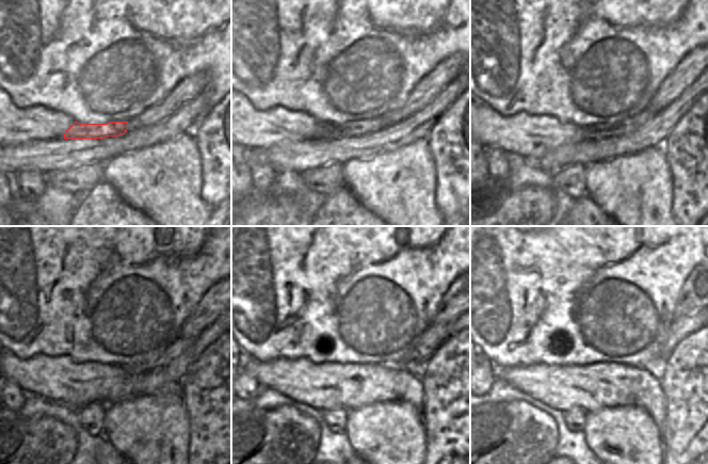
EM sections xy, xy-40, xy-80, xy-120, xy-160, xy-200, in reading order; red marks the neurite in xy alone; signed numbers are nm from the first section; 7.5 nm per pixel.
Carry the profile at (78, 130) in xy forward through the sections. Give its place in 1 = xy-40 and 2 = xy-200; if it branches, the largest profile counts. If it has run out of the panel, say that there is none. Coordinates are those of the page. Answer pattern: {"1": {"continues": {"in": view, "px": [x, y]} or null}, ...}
{"1": {"continues": {"in": "xy-40", "px": [365, 127]}}, "2": {"continues": {"in": "xy-200", "px": [680, 328]}}}

